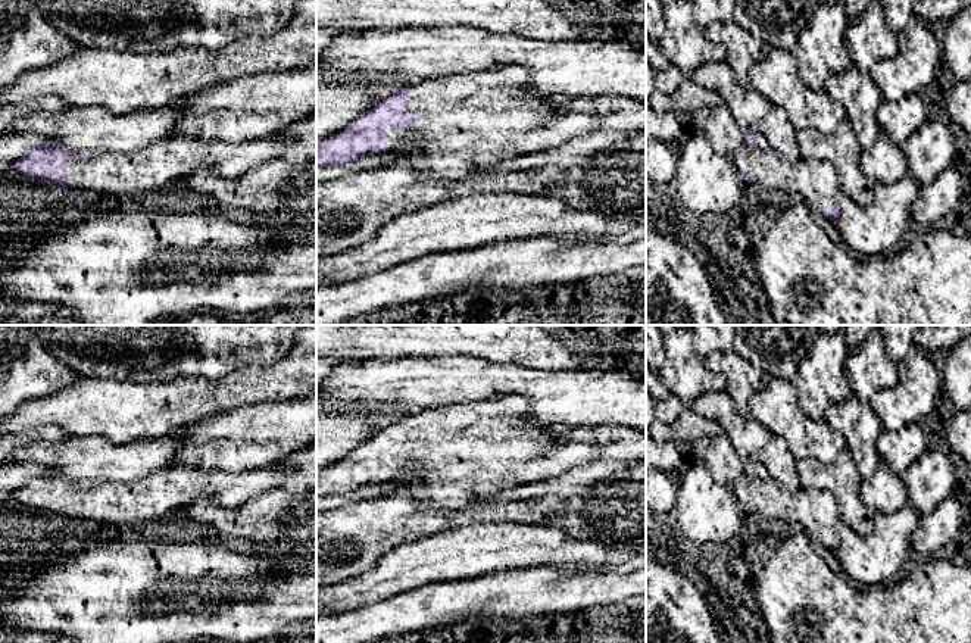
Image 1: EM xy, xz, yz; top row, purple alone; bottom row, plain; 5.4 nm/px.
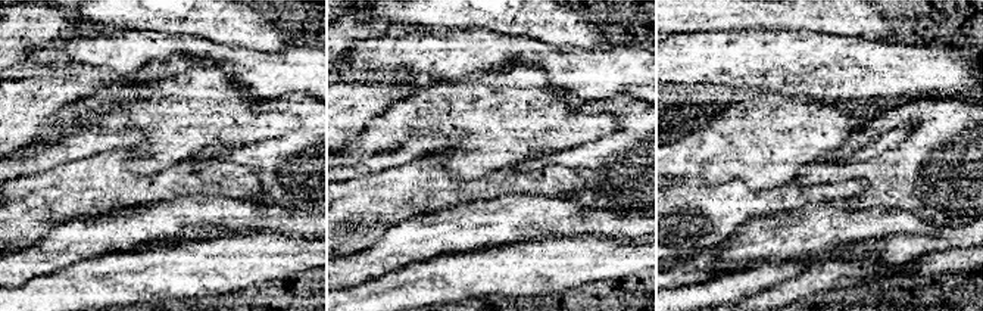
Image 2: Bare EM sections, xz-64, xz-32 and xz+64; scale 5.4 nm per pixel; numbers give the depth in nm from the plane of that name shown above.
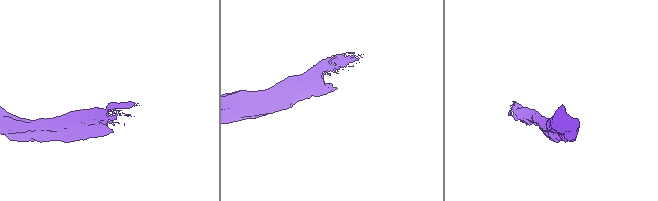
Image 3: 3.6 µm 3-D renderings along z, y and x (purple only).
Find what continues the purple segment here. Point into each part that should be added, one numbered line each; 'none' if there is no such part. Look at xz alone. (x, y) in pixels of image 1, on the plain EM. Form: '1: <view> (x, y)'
1: xz (477, 449)

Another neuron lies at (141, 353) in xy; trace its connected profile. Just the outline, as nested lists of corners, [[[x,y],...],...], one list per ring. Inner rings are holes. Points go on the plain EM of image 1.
[[[26,325],[32,337],[81,377],[150,383],[178,375],[218,378],[243,363],[275,363],[305,325]]]

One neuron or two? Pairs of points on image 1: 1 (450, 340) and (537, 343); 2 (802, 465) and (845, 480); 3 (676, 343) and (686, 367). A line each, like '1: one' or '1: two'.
1: one
2: one
3: one

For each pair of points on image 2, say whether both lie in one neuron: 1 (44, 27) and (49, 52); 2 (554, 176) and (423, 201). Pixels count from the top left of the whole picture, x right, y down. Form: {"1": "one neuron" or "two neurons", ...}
{"1": "two neurons", "2": "one neuron"}

